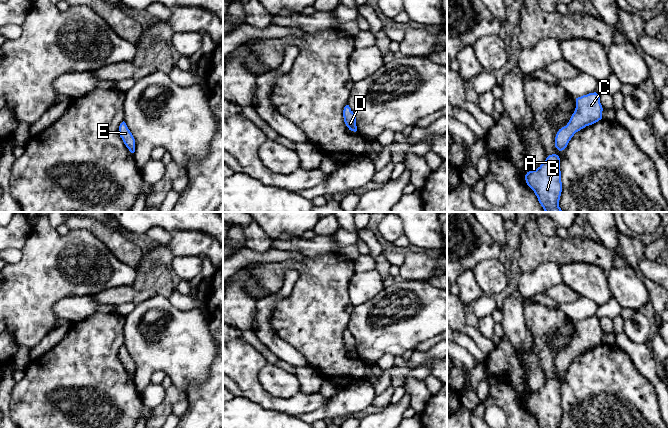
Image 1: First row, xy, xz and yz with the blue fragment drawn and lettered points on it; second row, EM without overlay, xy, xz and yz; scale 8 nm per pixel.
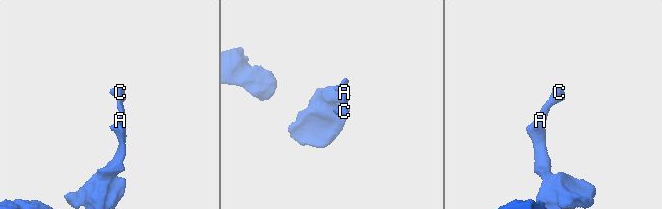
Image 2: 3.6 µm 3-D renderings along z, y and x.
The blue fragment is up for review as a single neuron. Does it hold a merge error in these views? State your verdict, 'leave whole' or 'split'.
leave whole

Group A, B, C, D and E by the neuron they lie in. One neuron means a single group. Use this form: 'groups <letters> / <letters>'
groups A B C D E

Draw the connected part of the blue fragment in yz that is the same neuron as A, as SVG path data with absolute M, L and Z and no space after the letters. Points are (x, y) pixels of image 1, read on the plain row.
M549 379L536 394L527 396L525 404L540 428L559 428L562 406L558 379Z

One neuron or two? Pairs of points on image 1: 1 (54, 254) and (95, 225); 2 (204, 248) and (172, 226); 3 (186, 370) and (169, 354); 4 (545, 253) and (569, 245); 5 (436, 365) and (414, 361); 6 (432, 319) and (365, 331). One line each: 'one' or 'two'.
1: two
2: two
3: one
4: one
5: one
6: one

